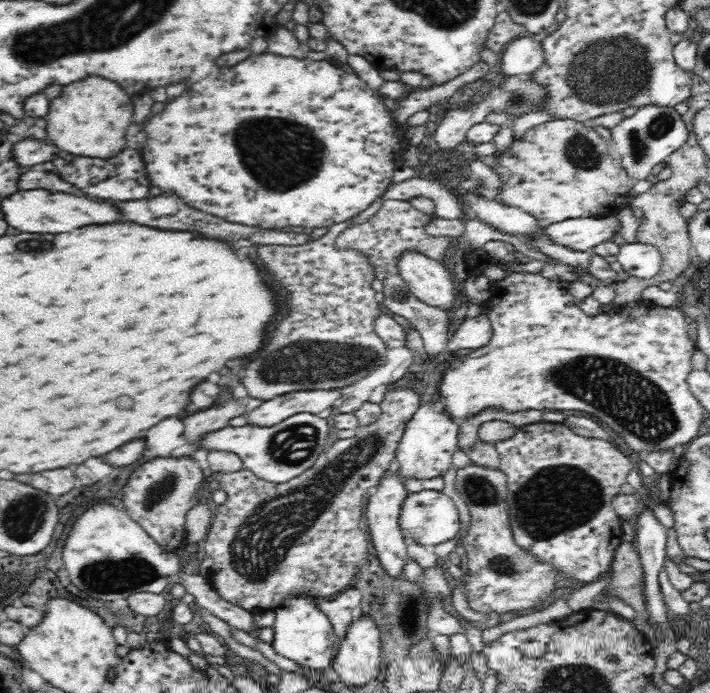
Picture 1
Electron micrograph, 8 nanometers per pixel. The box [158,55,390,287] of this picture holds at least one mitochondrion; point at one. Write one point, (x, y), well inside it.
(280, 155)

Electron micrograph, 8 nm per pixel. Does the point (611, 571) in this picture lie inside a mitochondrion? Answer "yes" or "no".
no

